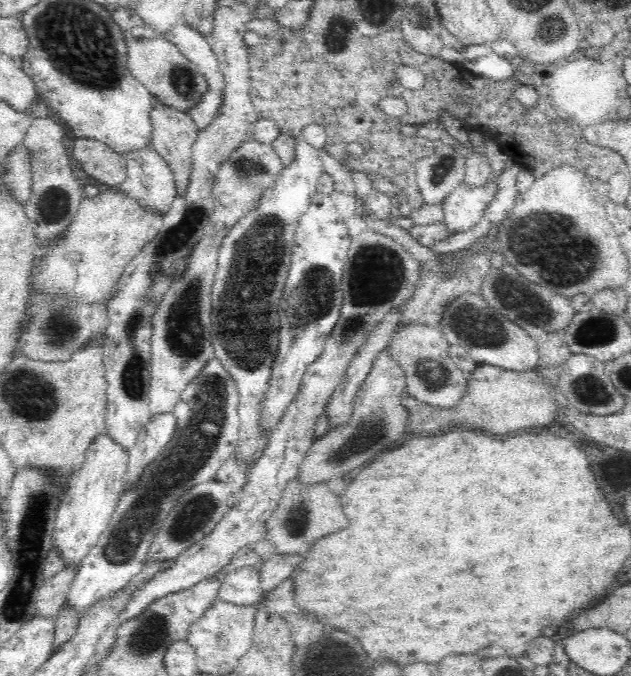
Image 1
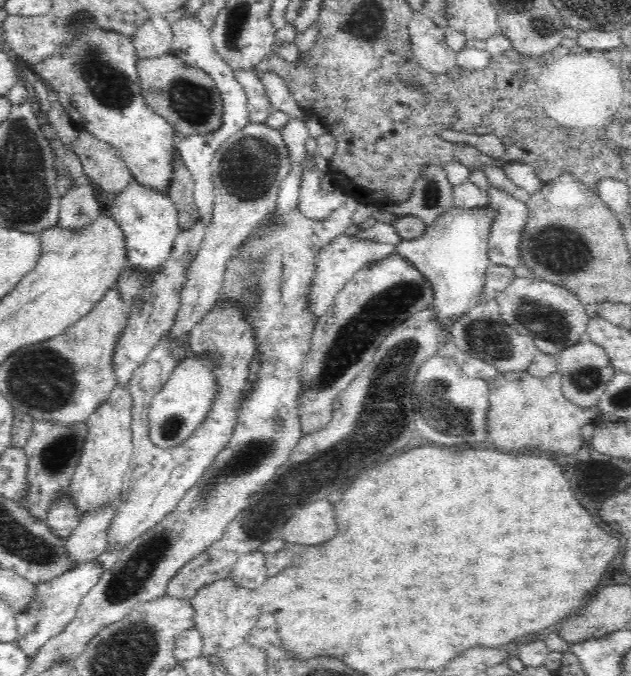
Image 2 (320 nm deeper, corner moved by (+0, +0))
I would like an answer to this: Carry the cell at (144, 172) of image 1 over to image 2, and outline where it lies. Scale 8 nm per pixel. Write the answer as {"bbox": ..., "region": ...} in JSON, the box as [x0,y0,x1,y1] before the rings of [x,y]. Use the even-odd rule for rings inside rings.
{"bbox":[108,178,181,271],"region":[[[134,178],[124,190],[117,193],[116,200],[108,211],[125,232],[129,246],[129,265],[142,271],[155,271],[164,264],[164,260],[168,260],[174,240],[181,230],[178,209],[168,192],[162,193]]]}

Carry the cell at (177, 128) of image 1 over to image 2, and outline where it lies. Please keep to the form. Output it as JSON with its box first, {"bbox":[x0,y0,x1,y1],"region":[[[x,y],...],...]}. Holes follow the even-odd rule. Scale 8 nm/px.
{"bbox":[167,150,200,230],"region":[[[176,150],[171,154],[171,177],[167,192],[178,209],[181,230],[188,230],[200,218],[198,205],[194,201],[194,189],[192,173]]]}

